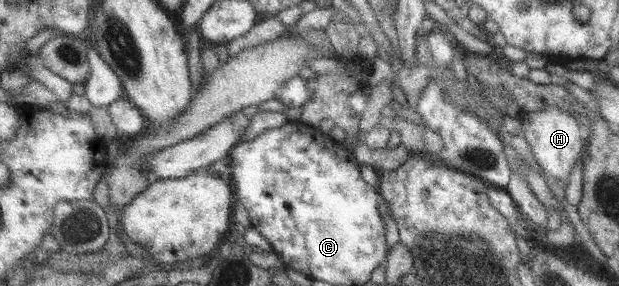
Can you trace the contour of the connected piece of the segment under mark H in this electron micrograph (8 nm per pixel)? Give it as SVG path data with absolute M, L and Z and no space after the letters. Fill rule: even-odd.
M547 107L521 116L521 135L527 139L536 163L548 177L558 183L568 183L584 148L584 131L576 118L565 109Z

